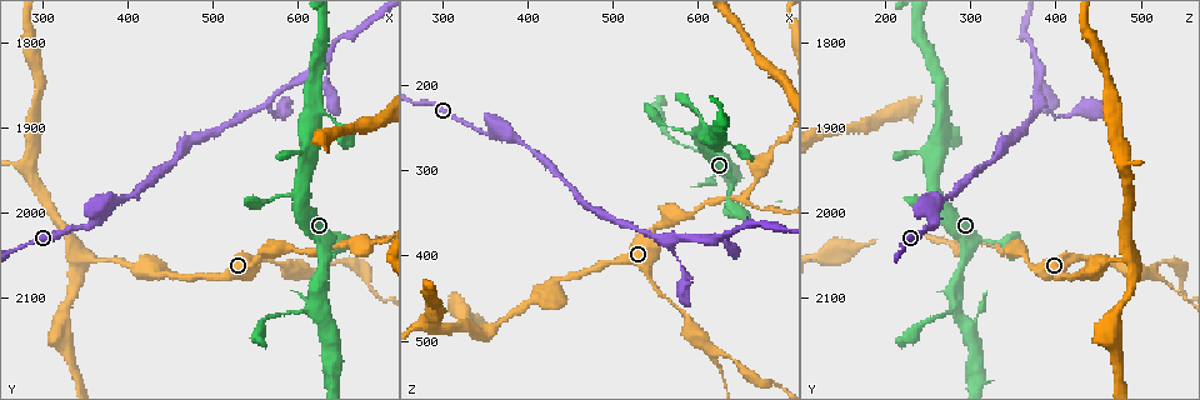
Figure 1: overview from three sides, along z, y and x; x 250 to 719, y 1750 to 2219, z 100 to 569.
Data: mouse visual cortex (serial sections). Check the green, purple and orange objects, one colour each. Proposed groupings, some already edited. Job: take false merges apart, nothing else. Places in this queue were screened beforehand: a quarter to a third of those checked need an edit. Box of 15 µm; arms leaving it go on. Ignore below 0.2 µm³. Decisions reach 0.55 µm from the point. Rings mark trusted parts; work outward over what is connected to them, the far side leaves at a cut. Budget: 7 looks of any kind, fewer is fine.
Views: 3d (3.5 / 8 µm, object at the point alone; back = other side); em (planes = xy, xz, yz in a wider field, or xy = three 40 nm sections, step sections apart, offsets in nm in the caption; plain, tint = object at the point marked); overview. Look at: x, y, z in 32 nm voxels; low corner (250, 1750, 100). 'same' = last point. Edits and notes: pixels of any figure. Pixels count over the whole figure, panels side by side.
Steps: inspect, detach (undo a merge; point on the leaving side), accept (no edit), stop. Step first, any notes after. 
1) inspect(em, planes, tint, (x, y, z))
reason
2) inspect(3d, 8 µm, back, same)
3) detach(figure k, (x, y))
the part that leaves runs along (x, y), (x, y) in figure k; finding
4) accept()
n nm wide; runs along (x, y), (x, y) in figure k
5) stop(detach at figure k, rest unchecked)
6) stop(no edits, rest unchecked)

inspect(3d, 3.5 µm, (625, 2085, 530))
thick turns thin

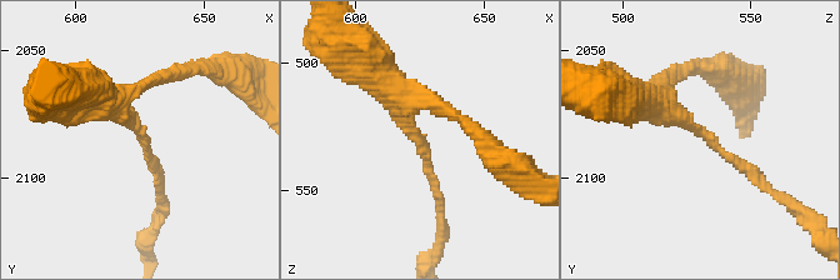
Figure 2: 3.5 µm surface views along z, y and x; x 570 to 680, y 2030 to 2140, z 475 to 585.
inspect(em, xy, step 5, tint, (626, 2081, 530))
arms of 150, 350 nm

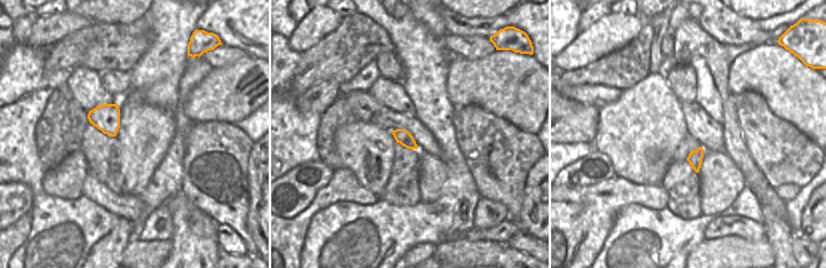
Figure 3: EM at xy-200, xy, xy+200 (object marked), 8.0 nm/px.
accept()
continuous, no second cell

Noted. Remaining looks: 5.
inspect(3d, 3.5 µm, (655, 2035, 330))
branch point

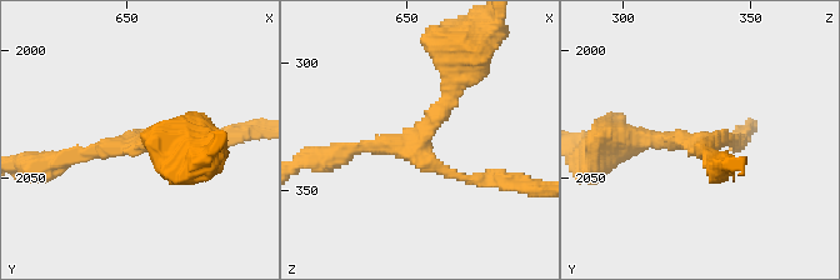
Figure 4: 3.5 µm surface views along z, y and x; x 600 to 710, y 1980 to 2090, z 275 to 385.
inspect(em, xy, step 1, tint, (652, 2035, 334))
now the EM

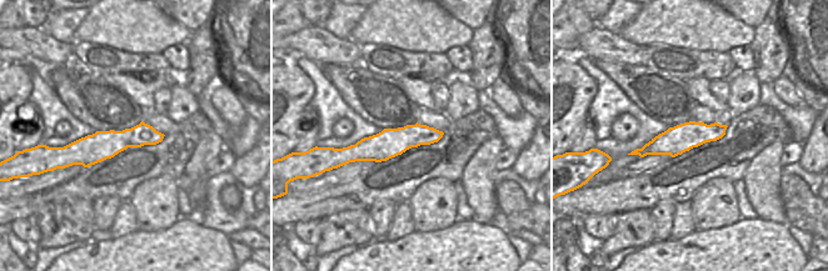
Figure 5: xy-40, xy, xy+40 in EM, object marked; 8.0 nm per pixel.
accept()
240 nm wide; runs along (439, 134), (348, 150) in figure 5; all the same cell

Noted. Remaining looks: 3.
inspect(3d, 3.5 µm, back, (600, 2115, 275))
calibre changes

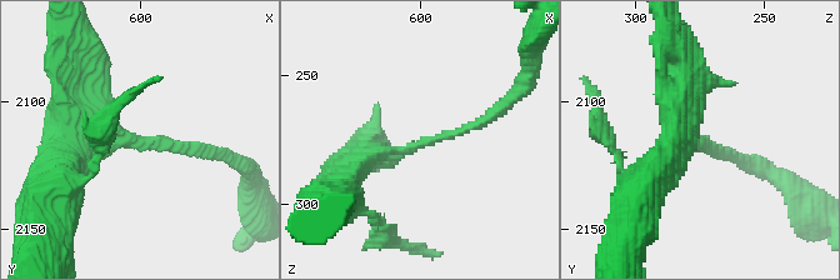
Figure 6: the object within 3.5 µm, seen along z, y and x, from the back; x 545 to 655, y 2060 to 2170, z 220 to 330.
inspect(em, xy, step 3, tint, (601, 2115, 276))

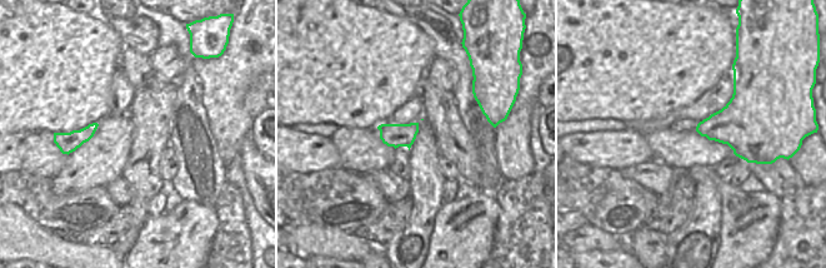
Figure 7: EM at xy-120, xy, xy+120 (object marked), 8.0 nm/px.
accept()
one cell here

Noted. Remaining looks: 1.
stop(no edits, rest unchecked)

